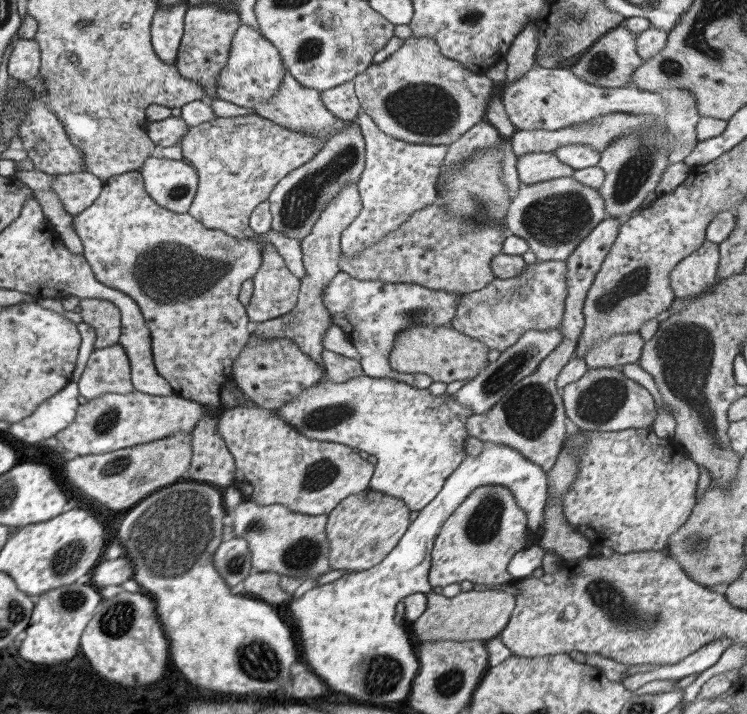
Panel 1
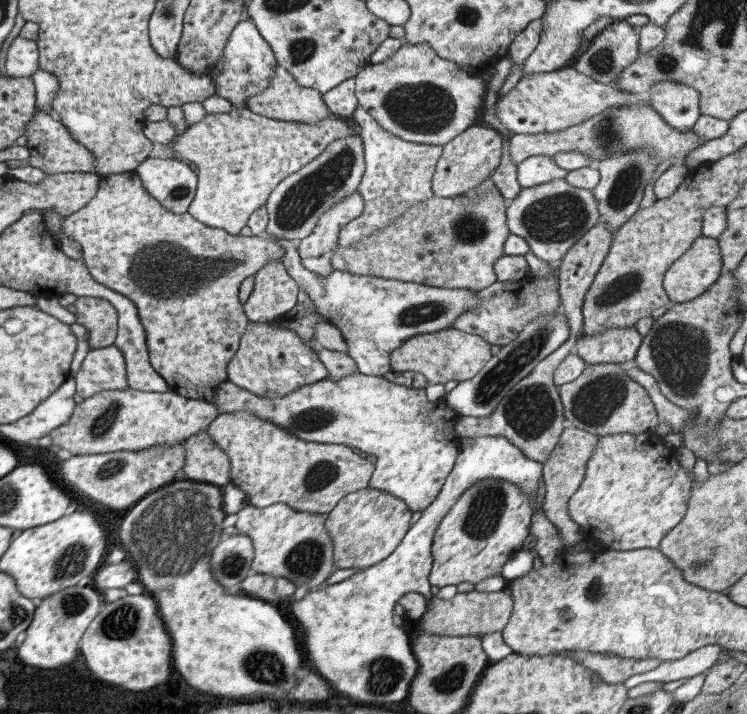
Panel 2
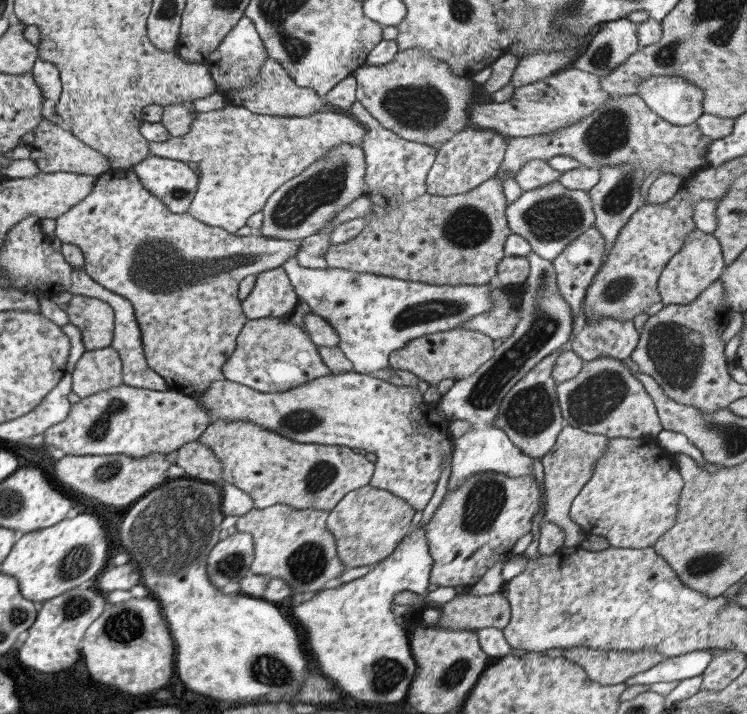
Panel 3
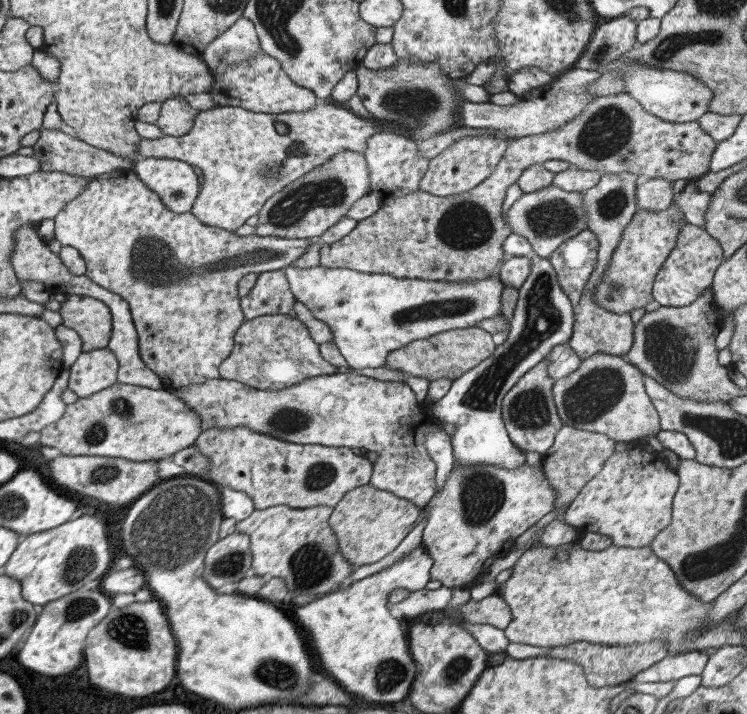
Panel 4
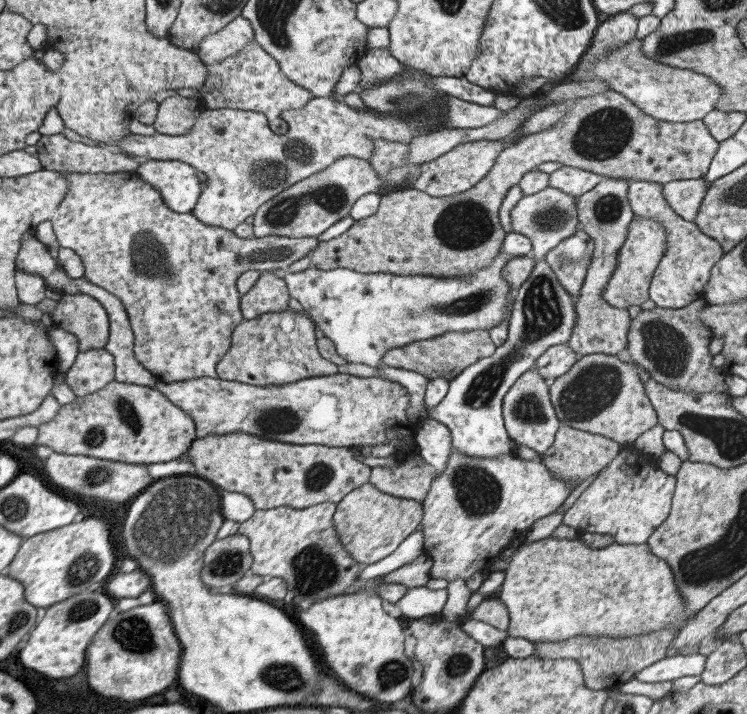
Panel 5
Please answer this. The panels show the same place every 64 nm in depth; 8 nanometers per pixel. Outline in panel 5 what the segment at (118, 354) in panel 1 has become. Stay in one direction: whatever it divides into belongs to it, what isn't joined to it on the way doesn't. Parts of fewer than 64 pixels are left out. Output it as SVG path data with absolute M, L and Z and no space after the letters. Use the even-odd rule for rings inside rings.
M104 348L78 351L73 364L64 373L65 385L75 397L85 397L109 384L114 377L113 357Z

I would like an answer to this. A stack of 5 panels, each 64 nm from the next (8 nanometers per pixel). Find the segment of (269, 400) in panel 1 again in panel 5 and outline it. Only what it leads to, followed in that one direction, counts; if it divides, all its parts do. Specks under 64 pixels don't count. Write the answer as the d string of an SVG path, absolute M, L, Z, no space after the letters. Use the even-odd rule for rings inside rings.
M268 312L241 322L230 336L229 350L214 368L221 380L234 380L255 387L290 384L305 377L329 376L341 369L321 358L316 347L315 325L305 313Z

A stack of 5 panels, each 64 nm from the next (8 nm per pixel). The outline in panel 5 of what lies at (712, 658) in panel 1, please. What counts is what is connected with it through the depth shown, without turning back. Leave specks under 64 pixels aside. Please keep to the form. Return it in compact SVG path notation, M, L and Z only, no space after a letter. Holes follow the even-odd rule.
M694 651L685 654L670 654L634 674L639 682L663 682L682 676L700 676L704 669L705 656Z

